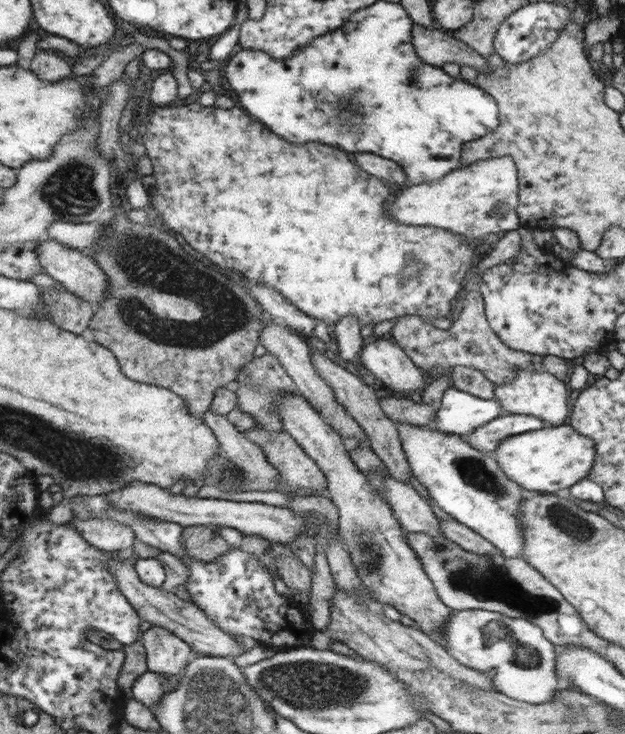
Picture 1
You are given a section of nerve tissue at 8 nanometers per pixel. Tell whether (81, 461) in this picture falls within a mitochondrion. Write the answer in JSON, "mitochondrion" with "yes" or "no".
{"mitochondrion":"yes"}

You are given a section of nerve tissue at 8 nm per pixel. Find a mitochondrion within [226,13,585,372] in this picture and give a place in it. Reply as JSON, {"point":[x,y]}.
{"point":[352,117]}

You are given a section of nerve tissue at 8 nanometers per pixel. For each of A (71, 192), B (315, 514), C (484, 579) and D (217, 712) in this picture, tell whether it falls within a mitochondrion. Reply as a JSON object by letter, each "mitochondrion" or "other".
{"A":"mitochondrion","B":"other","C":"mitochondrion","D":"mitochondrion"}

